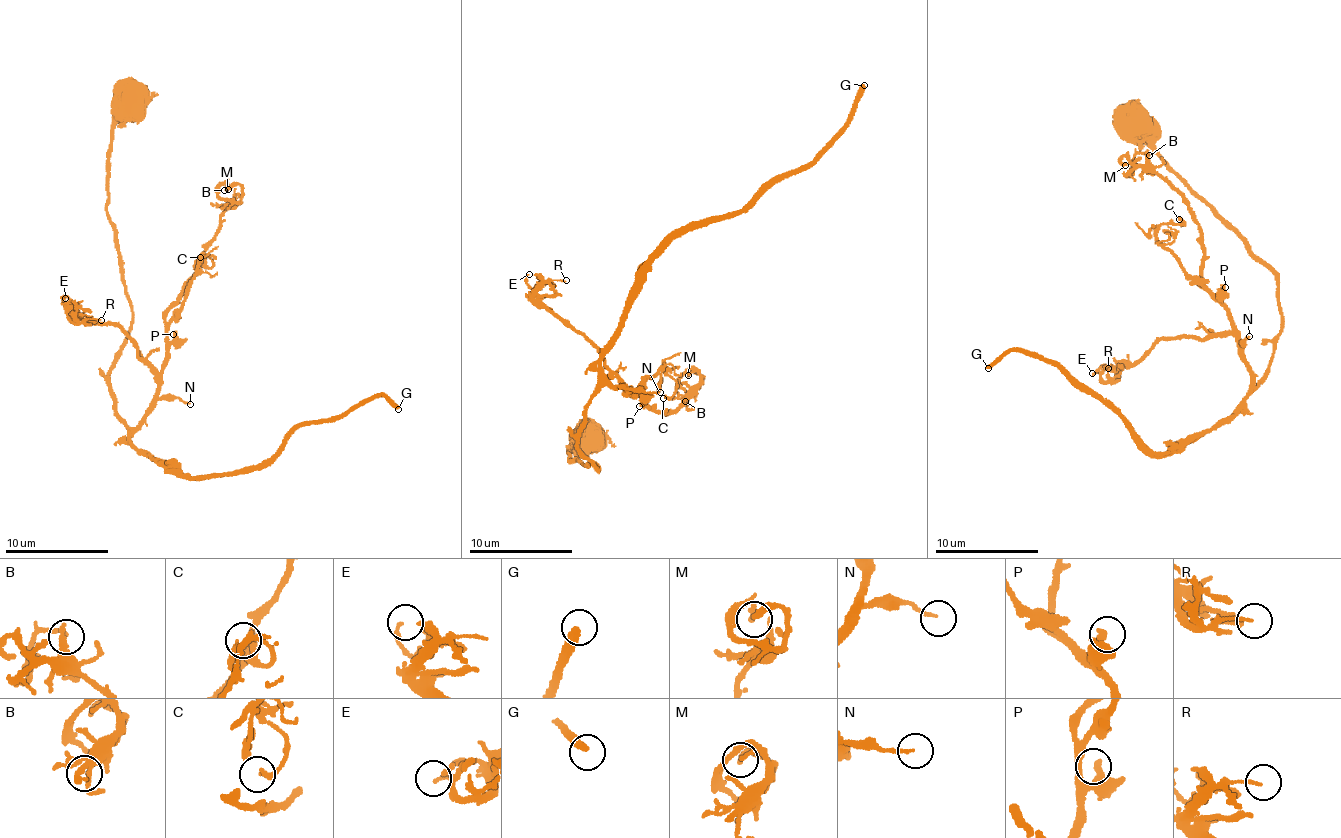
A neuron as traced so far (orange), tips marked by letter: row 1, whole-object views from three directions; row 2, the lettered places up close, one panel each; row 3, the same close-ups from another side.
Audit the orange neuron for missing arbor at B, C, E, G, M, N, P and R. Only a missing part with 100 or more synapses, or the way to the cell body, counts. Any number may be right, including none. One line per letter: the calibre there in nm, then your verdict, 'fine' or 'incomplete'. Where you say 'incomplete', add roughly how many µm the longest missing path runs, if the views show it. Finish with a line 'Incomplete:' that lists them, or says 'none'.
B: calibre 190 nm; fine
C: calibre 200 nm; fine
E: calibre 160 nm; fine
G: calibre 300 nm; incomplete; missing 250 µm
M: calibre 240 nm; fine
N: calibre 120 nm; fine
P: calibre 300 nm; fine
R: calibre 110 nm; fine
Incomplete: G

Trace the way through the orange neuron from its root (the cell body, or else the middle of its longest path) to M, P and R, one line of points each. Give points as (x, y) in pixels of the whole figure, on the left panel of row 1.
M: (134, 104), (106, 211), (133, 314), (109, 374), (128, 425), (228, 189)
P: (134, 104), (113, 126), (106, 207), (133, 314), (109, 374), (120, 421), (146, 412), (173, 334)
R: (134, 104), (106, 211), (133, 314), (109, 383), (133, 427), (157, 376), (118, 326), (72, 318), (101, 320)

